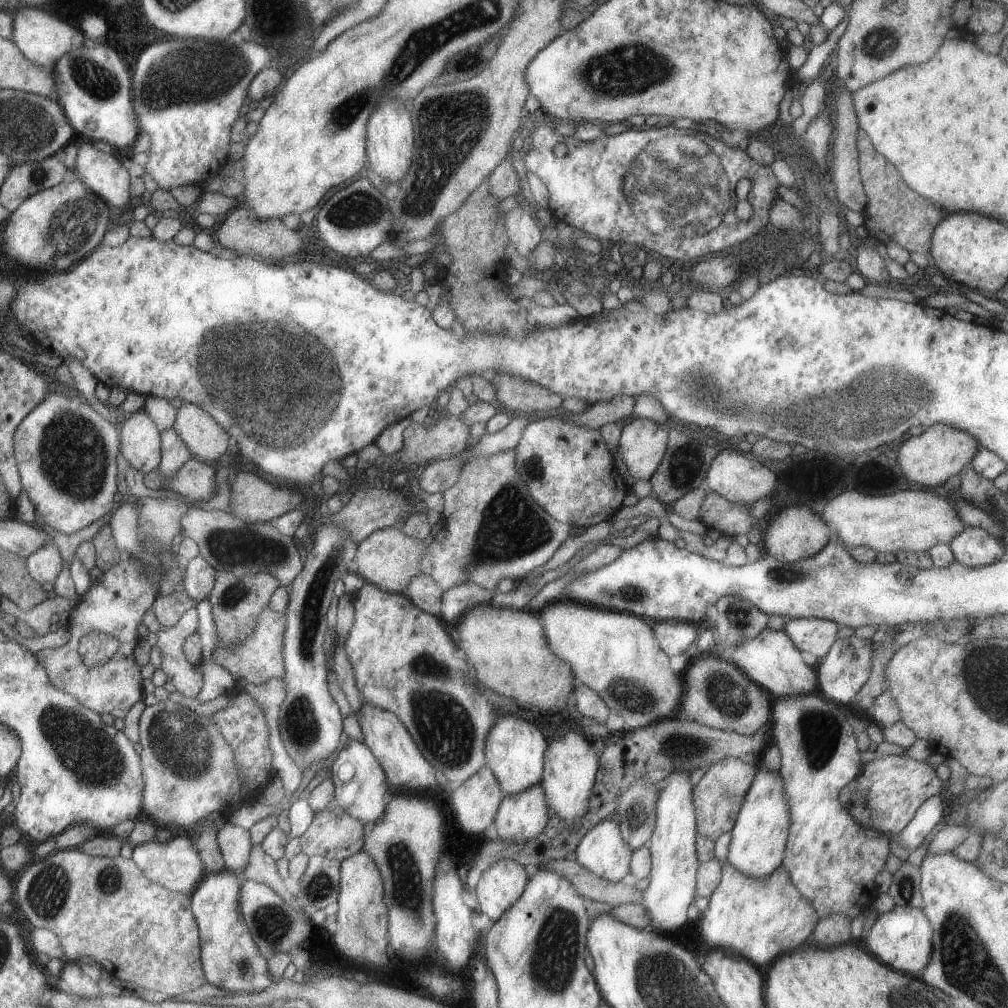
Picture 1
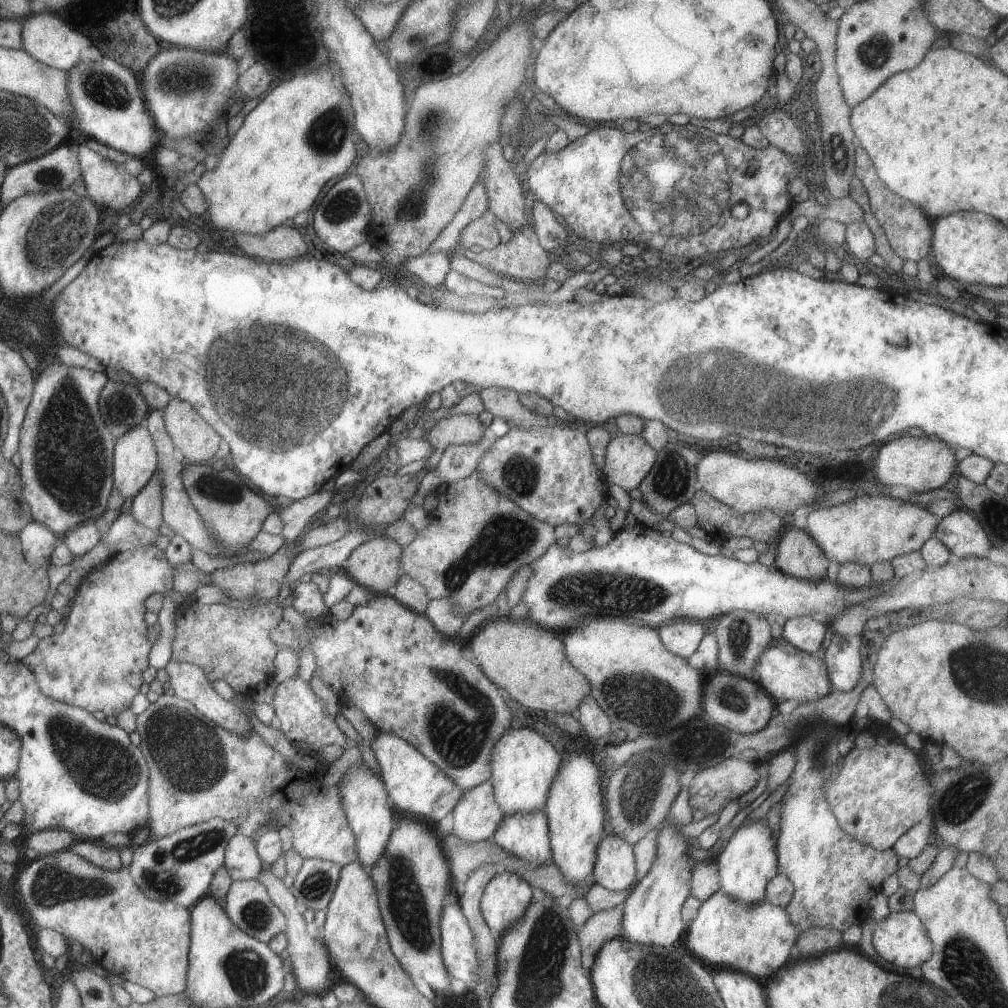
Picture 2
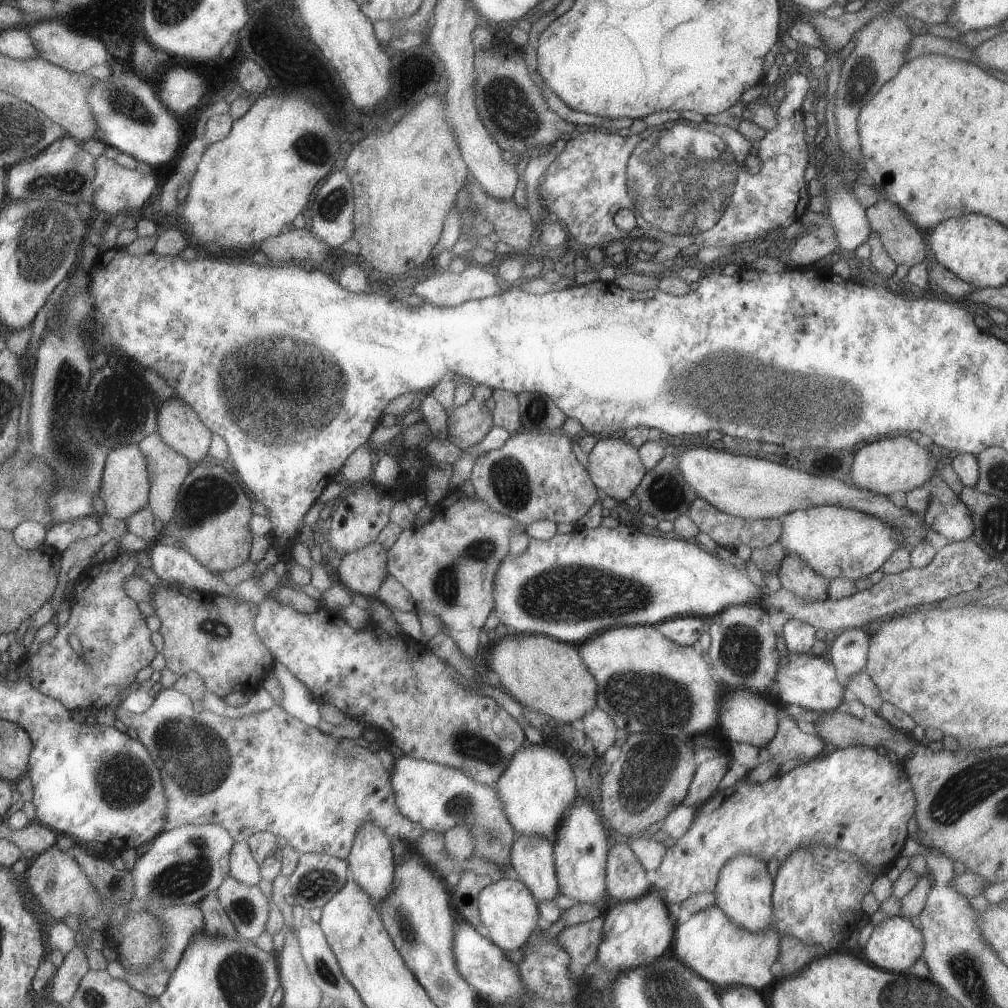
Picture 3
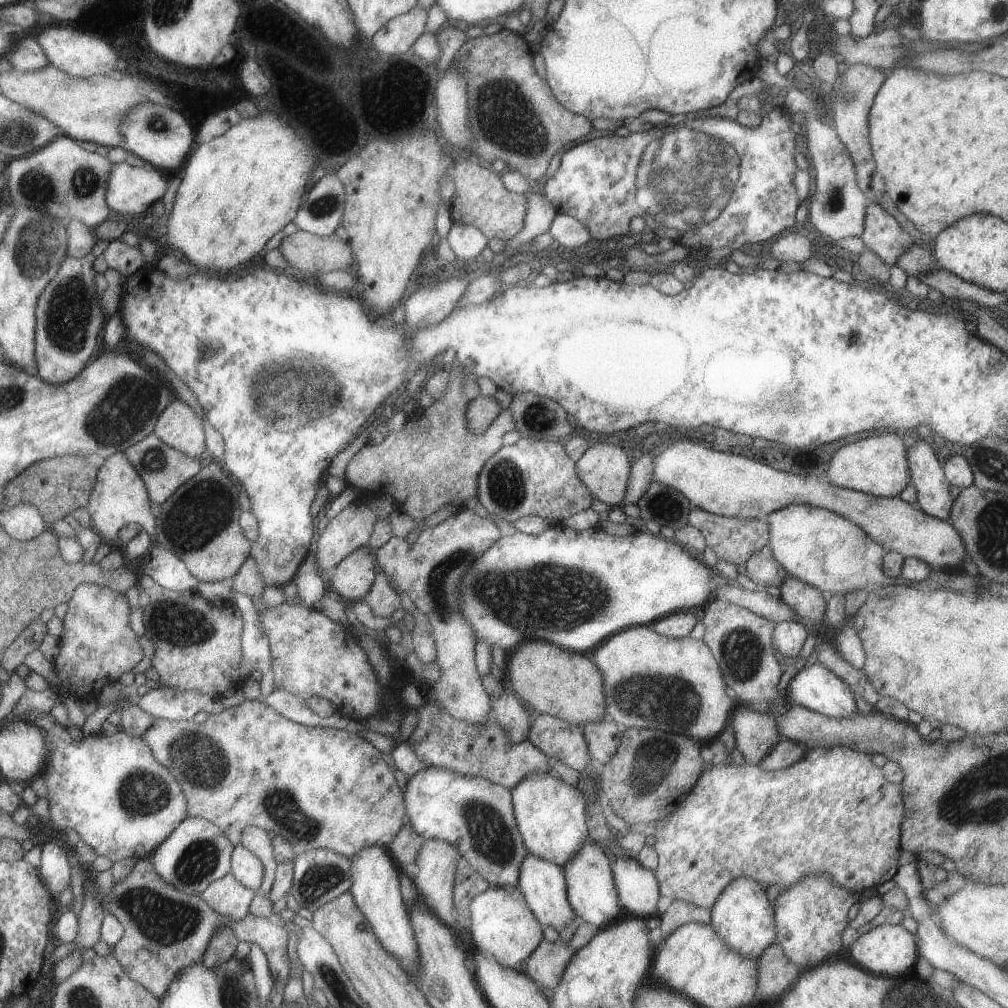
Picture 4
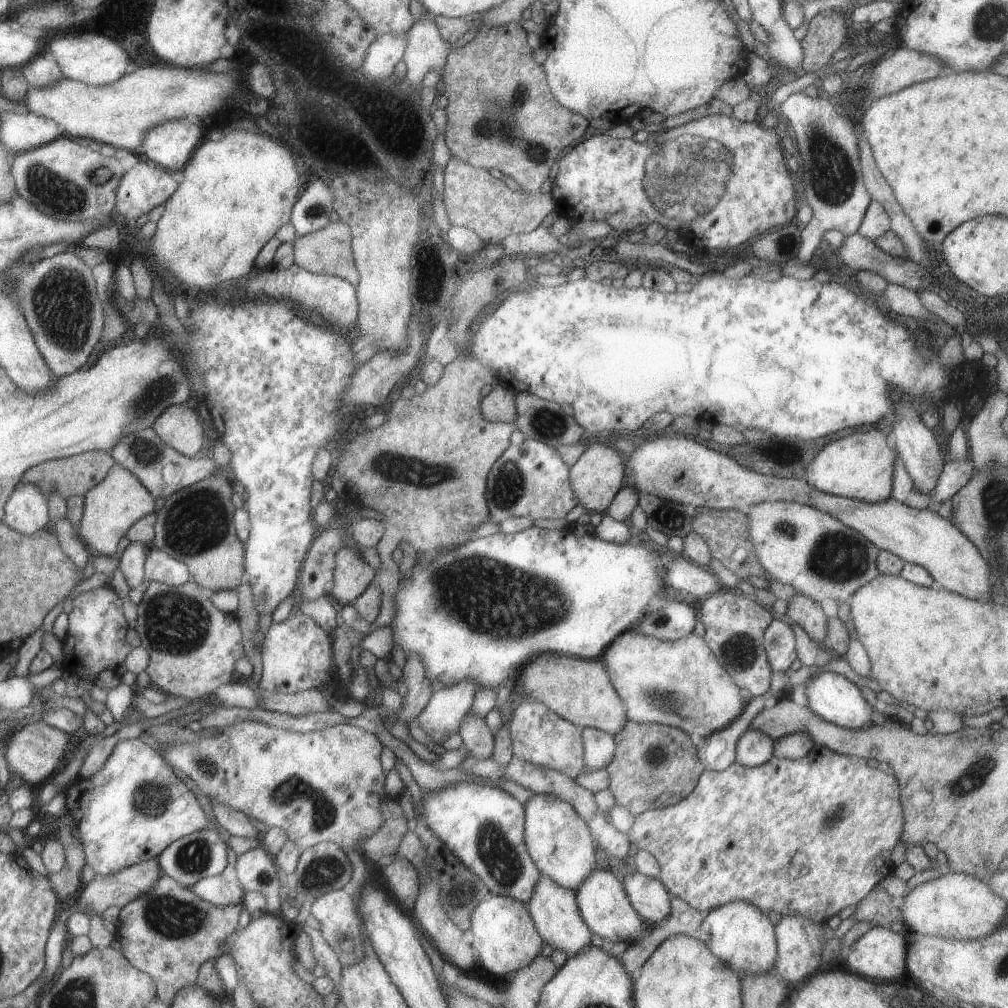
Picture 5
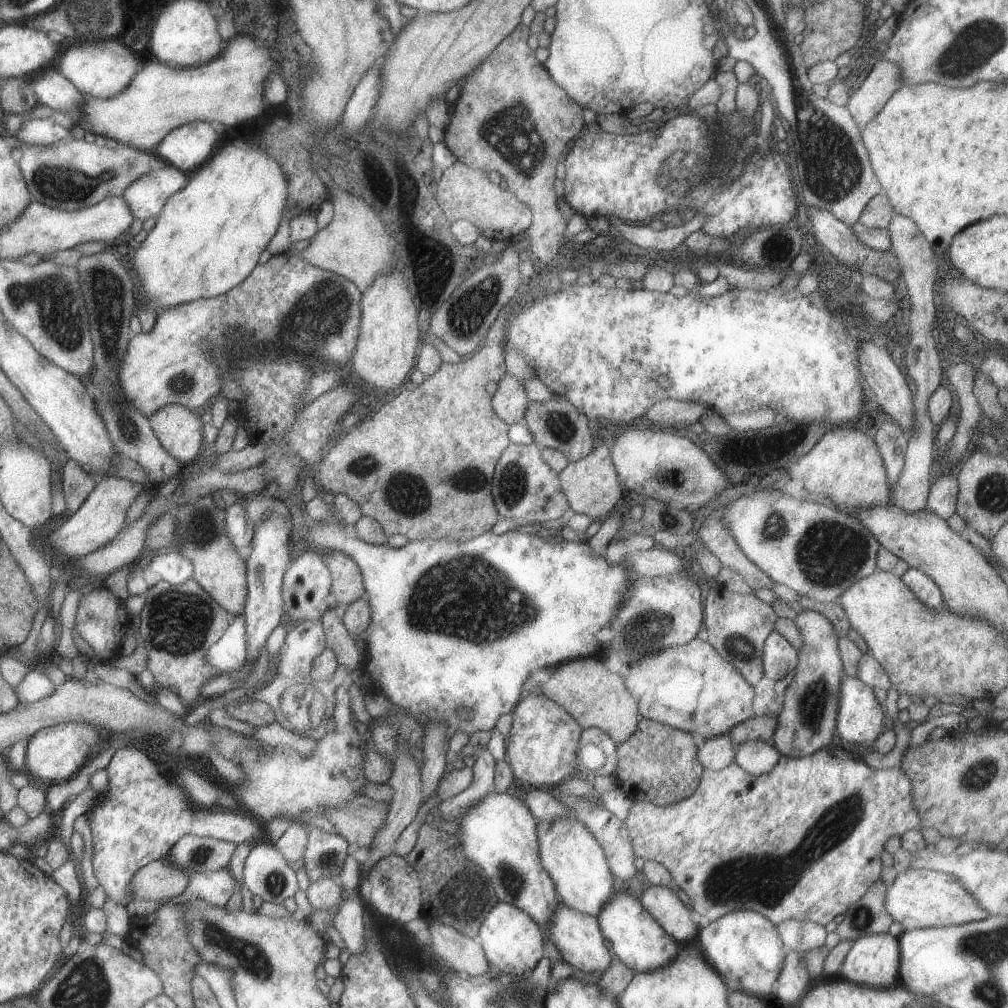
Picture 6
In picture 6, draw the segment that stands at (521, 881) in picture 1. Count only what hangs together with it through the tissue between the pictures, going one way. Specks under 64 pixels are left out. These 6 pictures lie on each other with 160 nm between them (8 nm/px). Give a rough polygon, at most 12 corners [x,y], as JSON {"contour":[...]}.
{"contour":[[498,900],[475,940],[513,978],[543,956],[540,926]]}

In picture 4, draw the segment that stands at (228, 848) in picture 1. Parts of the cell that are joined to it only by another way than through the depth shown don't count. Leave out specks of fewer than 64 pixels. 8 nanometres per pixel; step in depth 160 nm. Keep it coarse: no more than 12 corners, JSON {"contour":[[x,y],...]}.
{"contour":[[243,845],[230,854],[230,873],[256,891],[261,861]]}

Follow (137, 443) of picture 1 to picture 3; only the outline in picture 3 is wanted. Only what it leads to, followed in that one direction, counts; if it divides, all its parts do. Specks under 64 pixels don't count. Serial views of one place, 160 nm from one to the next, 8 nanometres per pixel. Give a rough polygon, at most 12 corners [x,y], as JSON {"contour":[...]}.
{"contour":[[138,444],[107,452],[104,514],[124,520],[148,504]]}

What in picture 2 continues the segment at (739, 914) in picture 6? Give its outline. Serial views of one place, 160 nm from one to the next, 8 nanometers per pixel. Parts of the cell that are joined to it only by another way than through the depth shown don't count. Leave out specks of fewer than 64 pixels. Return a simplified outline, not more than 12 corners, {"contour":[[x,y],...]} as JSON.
{"contour":[[765,819],[745,821],[715,858],[720,889],[765,899],[776,839]]}

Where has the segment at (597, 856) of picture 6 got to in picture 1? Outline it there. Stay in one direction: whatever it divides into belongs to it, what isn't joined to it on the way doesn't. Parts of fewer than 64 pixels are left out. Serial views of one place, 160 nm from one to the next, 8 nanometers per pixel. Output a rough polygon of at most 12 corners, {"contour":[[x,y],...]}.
{"contour":[[505,714],[484,742],[504,795],[539,783],[546,740]]}

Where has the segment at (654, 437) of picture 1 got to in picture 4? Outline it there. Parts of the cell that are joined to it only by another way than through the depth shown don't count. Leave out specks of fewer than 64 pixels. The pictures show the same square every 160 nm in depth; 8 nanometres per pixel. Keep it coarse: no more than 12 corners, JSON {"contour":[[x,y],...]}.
{"contour":[[587,447],[575,468],[592,497],[623,505],[632,457]]}

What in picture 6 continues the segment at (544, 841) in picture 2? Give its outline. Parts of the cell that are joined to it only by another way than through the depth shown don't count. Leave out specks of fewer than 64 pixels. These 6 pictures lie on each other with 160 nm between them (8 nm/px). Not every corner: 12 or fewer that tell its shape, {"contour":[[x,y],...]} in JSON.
{"contour":[[559,901],[548,940],[573,970],[603,972],[612,952],[594,916]]}

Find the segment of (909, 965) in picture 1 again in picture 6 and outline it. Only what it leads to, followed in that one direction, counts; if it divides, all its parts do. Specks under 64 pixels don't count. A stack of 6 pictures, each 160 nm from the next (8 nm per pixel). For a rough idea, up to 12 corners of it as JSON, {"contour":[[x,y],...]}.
{"contour":[[897,938],[852,942],[839,977],[875,988],[900,976]]}

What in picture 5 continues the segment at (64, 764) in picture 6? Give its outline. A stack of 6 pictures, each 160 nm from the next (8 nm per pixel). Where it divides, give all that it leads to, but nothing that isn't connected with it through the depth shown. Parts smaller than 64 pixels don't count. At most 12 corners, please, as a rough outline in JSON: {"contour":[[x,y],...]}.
{"contour":[[43,721],[7,738],[9,772],[27,786],[52,778],[69,734]]}

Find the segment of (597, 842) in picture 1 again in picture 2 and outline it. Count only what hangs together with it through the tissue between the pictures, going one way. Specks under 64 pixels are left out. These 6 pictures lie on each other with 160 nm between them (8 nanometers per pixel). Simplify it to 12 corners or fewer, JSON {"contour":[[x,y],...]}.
{"contour":[[604,834],[593,883],[617,892],[633,882],[632,846]]}

